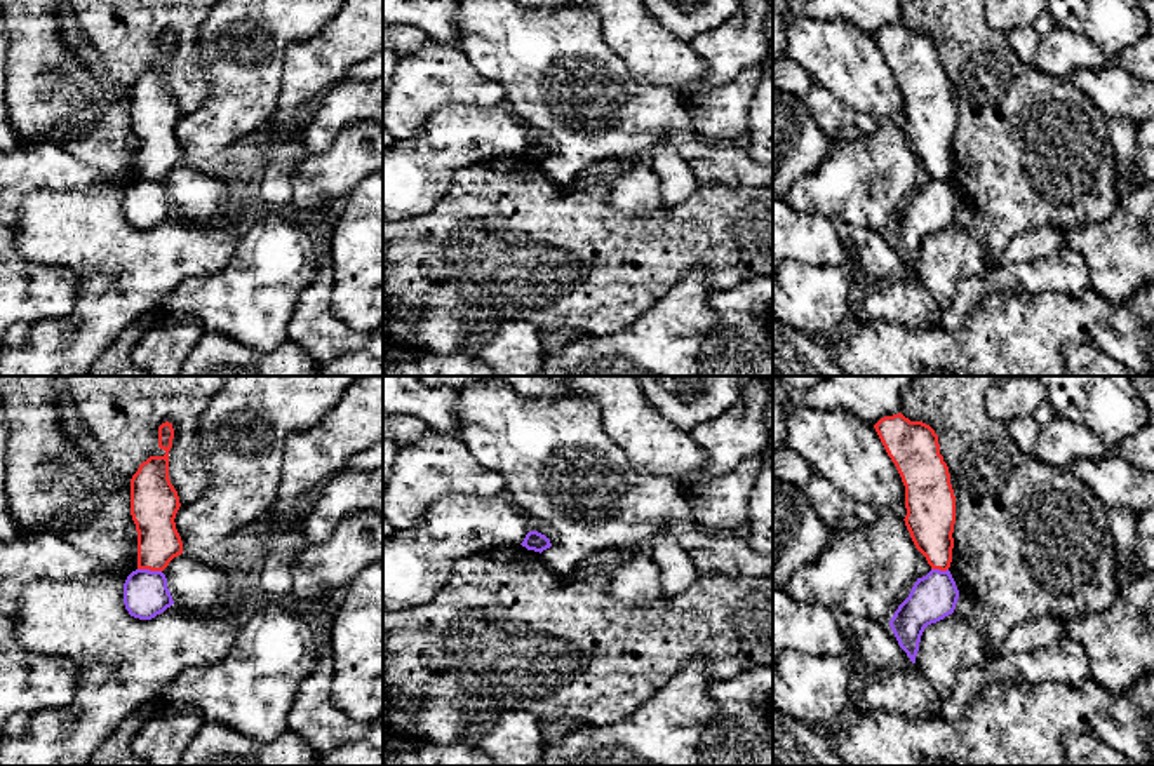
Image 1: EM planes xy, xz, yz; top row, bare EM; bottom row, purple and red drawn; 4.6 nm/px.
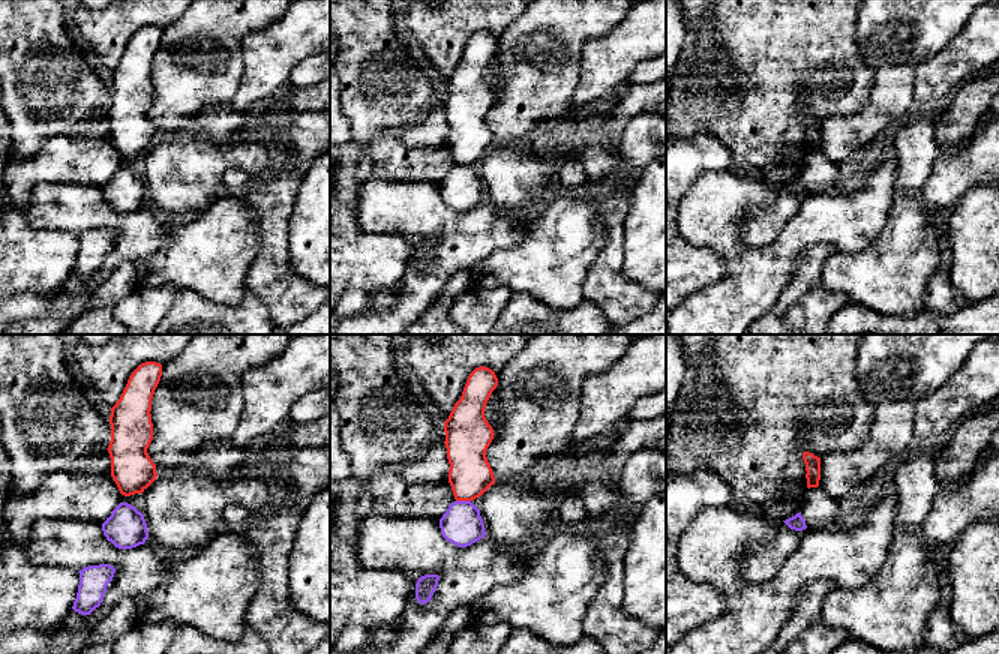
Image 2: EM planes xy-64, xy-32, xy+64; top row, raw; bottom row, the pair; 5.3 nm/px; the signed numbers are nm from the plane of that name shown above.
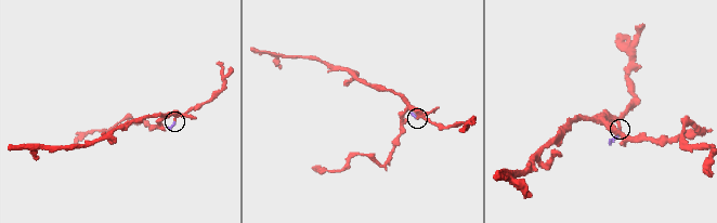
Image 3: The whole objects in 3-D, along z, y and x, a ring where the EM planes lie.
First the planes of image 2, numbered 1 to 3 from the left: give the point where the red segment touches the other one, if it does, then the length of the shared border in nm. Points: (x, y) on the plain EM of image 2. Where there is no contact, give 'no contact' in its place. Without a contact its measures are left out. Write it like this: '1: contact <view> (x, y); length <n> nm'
1: no contact
2: contact xy-32 (464, 165); length 80 nm
3: no contact

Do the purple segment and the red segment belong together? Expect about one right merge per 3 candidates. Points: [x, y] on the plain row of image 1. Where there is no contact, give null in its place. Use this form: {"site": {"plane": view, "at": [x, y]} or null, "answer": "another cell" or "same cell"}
{"site": {"plane": "xy", "at": [148, 180]}, "answer": "another cell"}

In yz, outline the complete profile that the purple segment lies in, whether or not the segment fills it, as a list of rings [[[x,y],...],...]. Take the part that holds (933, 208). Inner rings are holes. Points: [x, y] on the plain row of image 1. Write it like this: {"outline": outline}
{"outline": [[[931,179],[917,188],[909,207],[898,216],[889,237],[912,273],[919,261],[924,239],[952,225],[959,200],[950,181]]]}

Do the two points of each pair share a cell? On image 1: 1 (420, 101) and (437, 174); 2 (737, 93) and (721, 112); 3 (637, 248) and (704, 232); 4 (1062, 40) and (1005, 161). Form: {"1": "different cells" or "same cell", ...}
{"1": "different cells", "2": "same cell", "3": "same cell", "4": "different cells"}

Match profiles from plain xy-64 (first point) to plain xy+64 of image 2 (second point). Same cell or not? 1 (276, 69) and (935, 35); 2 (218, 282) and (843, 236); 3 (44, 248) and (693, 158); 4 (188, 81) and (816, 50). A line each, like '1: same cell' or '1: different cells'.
1: different cells
2: different cells
3: same cell
4: different cells

